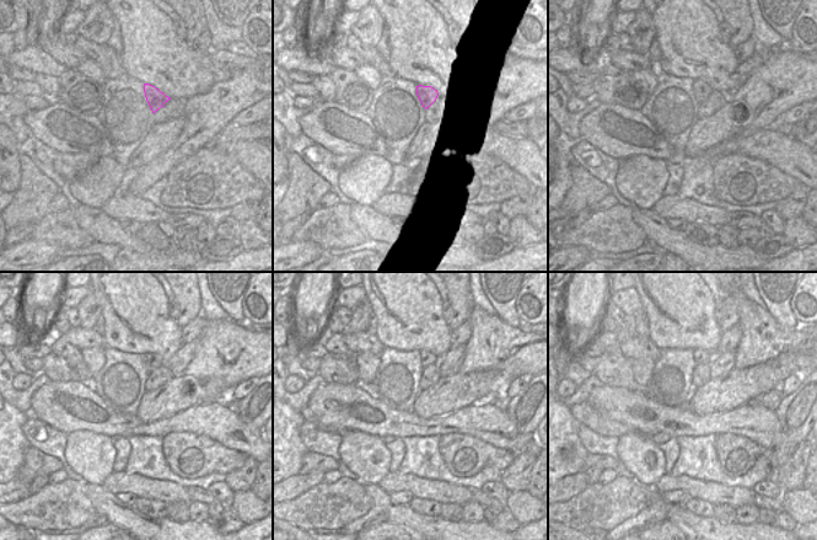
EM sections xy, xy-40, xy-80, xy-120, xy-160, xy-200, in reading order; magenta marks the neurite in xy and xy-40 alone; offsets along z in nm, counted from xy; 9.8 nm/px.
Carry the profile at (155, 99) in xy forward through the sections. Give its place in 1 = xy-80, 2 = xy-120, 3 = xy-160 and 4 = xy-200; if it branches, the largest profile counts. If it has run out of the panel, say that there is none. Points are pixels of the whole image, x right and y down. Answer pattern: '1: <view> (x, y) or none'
1: xy-80 (702, 90)
2: xy-120 (152, 361)
3: xy-160 (426, 358)
4: xy-200 (700, 356)

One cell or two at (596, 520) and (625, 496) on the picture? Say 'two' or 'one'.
one

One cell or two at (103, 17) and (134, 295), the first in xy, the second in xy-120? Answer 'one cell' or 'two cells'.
two cells

